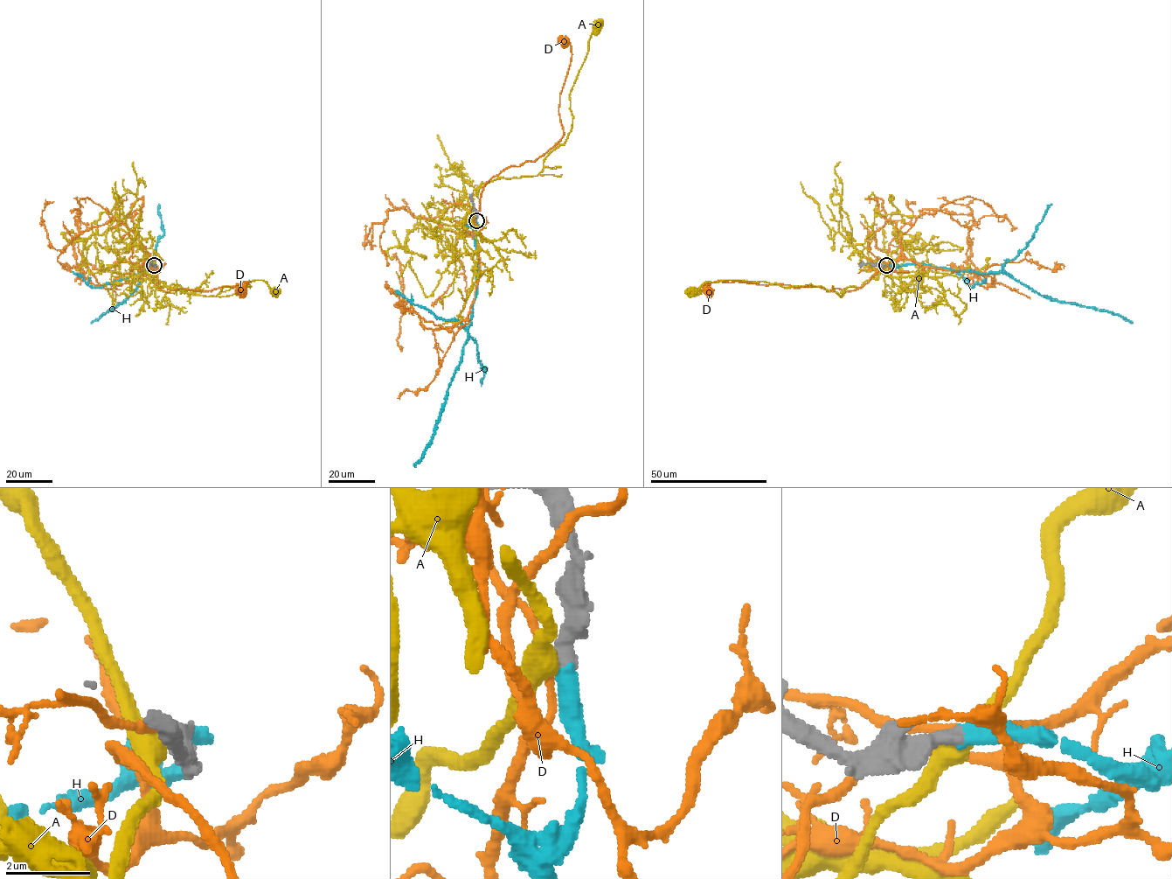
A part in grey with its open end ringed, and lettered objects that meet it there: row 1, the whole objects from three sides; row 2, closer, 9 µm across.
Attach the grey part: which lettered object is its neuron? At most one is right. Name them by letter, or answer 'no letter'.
H

